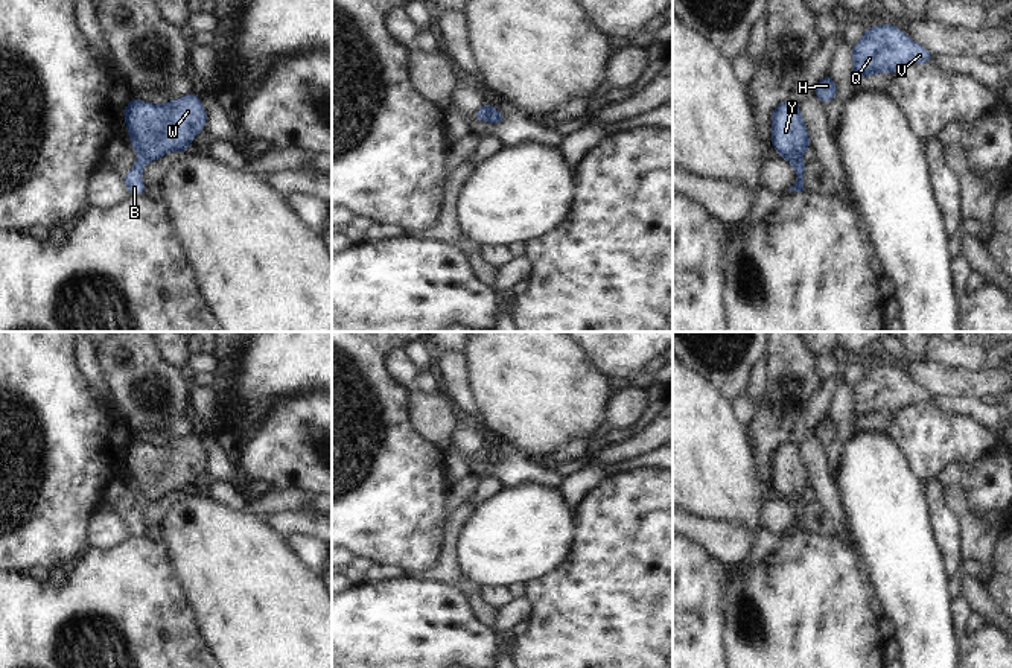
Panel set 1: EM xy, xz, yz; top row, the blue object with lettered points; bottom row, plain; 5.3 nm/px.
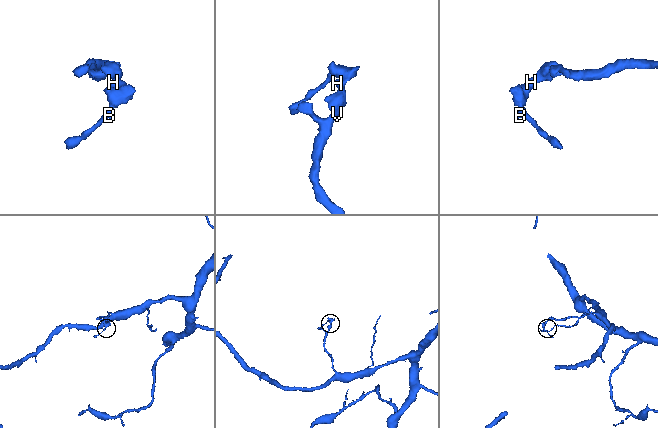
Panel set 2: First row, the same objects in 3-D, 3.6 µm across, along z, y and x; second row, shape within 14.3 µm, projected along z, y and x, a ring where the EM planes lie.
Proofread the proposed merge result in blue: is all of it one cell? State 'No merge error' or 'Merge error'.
Merge error.

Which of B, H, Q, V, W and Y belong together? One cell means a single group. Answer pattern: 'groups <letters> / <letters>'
groups B / H Q V W Y

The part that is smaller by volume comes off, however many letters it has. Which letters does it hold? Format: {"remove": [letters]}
{"remove": ["B"]}

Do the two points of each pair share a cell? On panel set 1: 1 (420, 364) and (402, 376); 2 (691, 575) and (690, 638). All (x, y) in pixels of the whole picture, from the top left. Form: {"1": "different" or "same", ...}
{"1": "different", "2": "same"}

